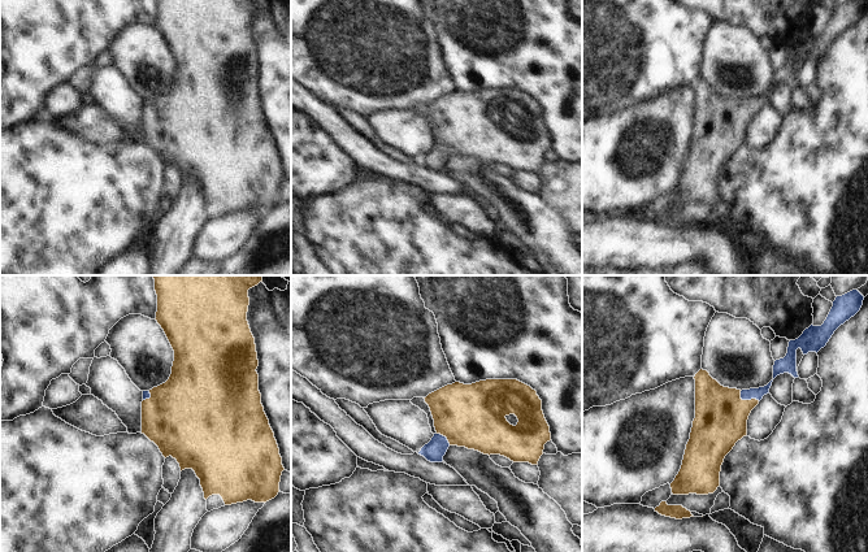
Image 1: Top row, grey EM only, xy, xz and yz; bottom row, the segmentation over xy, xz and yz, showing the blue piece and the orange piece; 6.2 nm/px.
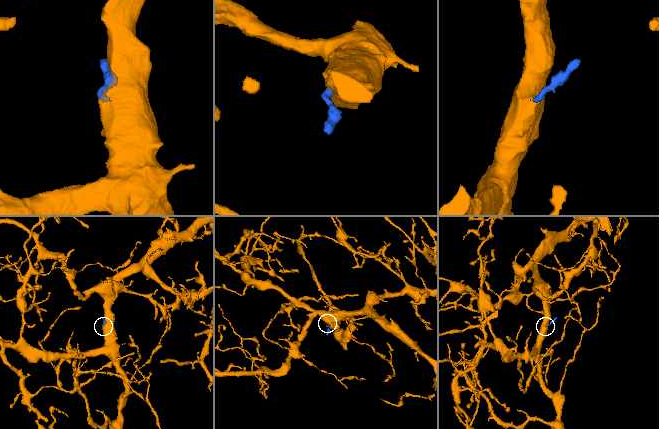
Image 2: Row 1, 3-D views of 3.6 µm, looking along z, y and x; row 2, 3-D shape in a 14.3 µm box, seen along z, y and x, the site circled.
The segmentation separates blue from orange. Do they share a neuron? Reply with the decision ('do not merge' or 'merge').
merge

